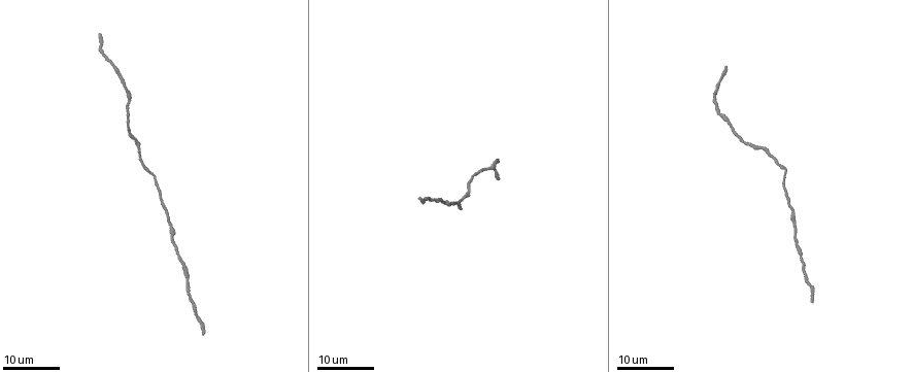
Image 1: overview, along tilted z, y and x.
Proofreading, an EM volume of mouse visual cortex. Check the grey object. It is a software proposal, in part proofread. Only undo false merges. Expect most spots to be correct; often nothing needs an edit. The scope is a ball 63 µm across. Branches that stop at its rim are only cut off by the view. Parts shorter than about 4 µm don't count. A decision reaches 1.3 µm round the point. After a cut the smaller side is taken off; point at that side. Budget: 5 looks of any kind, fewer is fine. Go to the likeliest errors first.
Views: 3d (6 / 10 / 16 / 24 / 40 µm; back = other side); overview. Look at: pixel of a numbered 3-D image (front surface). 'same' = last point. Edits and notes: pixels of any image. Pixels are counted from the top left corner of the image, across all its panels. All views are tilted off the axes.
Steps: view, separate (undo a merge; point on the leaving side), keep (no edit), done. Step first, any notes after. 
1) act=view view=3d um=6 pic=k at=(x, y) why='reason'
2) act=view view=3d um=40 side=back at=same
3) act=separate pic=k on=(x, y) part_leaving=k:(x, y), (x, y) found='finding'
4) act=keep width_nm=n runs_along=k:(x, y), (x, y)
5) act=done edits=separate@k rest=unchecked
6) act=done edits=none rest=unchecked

act=view view=3d um=16 pic=1 at=(795, 242) why='calibre changes'

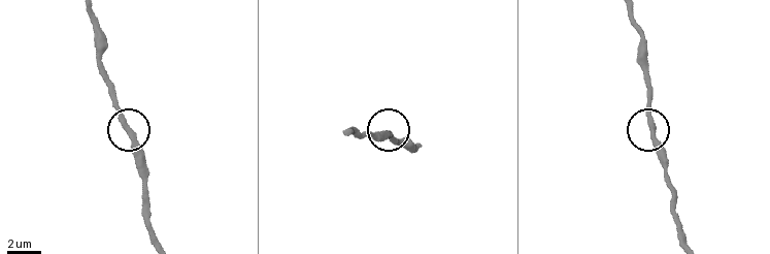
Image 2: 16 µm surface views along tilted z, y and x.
act=view view=3d um=10 pic=2 at=(133, 134)

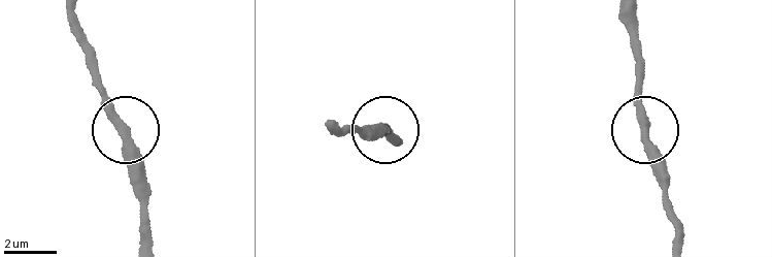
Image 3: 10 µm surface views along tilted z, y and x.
act=keep runs_along=3:(627, 21), (638, 70), (641, 138), (669, 175) found='one neuron here'

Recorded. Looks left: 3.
act=view view=3d um=16 pic=1 at=(155, 177)

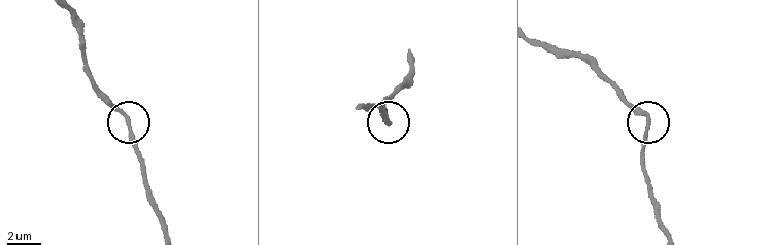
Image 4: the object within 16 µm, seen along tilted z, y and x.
act=view view=3d um=6 pic=4 at=(389, 124)

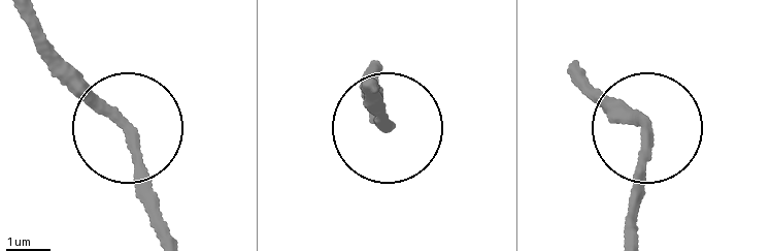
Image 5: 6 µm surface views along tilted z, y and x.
act=keep runs_along=5:(642, 129), (628, 237) found='all the same neuron'

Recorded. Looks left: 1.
act=done edits=none rest=unchecked

